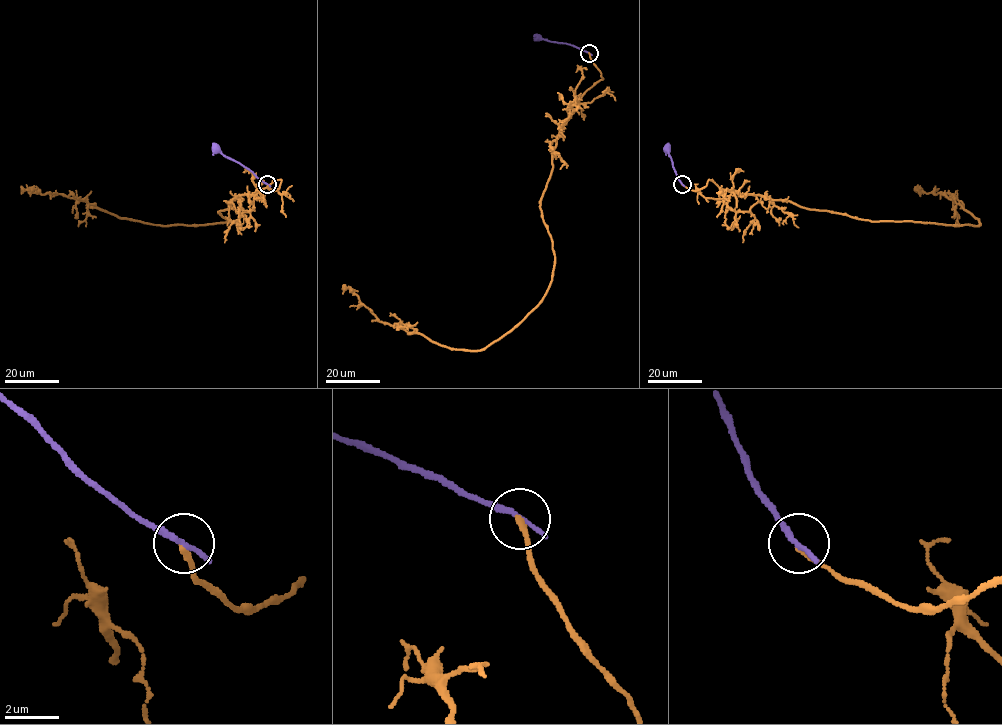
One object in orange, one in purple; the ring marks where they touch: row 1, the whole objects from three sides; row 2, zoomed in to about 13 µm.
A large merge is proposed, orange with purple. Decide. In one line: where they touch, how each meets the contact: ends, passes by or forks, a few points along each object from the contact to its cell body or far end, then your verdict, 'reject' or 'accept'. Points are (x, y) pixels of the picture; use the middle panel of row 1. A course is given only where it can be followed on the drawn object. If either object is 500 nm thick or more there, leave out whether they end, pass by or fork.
(589, 53) | orange ends | purple passes by | orange via (589, 53), (602, 78), (552, 151), (540, 207), (554, 266), (535, 307), (462, 350), (380, 322), (343, 293) | purple via (589, 53), (568, 43), (534, 38) | reject

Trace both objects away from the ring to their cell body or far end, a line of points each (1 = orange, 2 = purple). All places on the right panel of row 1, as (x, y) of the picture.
1: (682, 184), (699, 190), (710, 179), (743, 195), (873, 221), (979, 225), (951, 194), (917, 190), (923, 194)
2: (682, 184), (673, 168), (668, 143)

